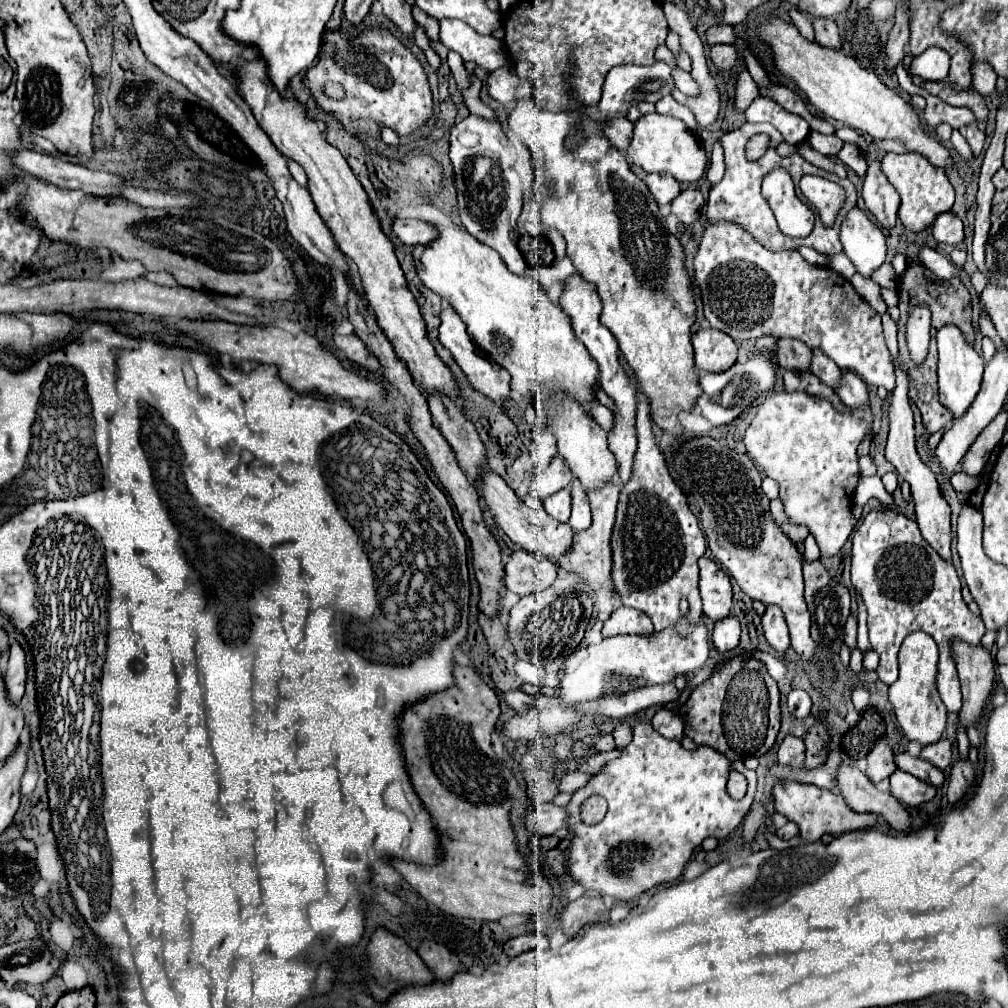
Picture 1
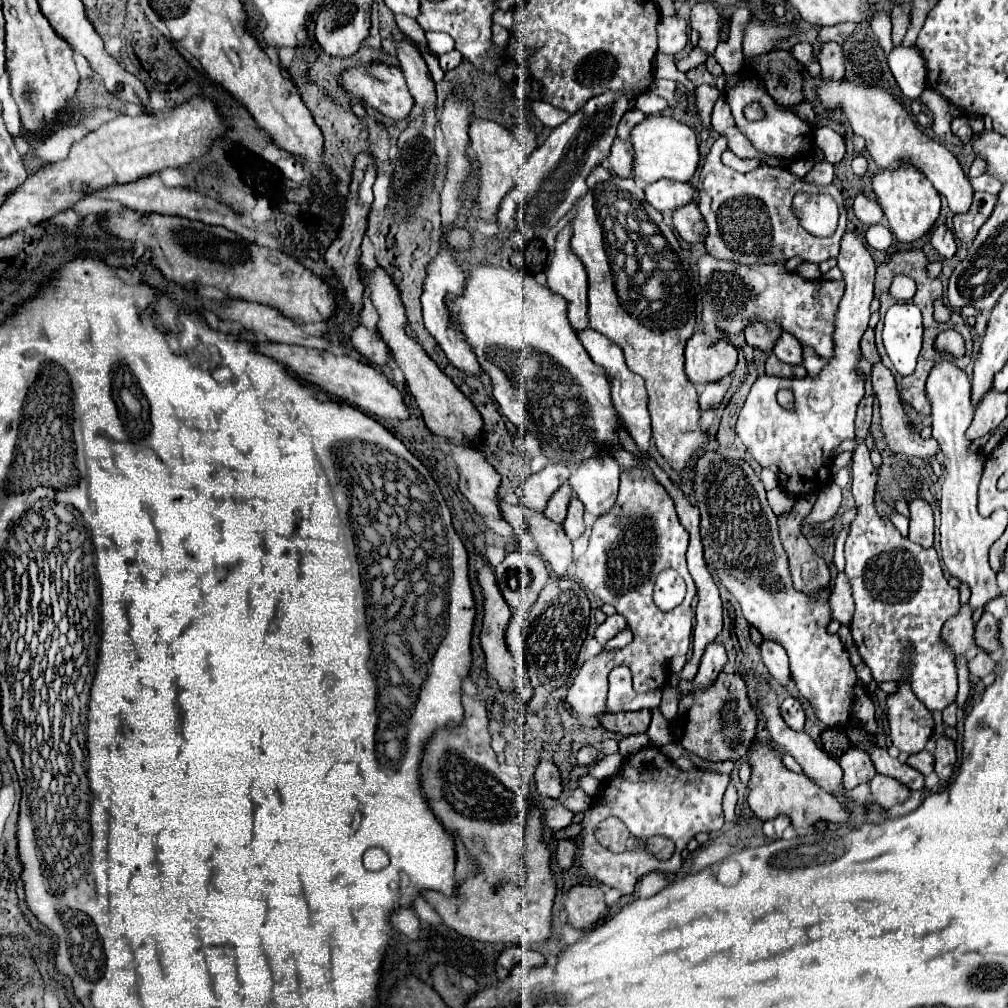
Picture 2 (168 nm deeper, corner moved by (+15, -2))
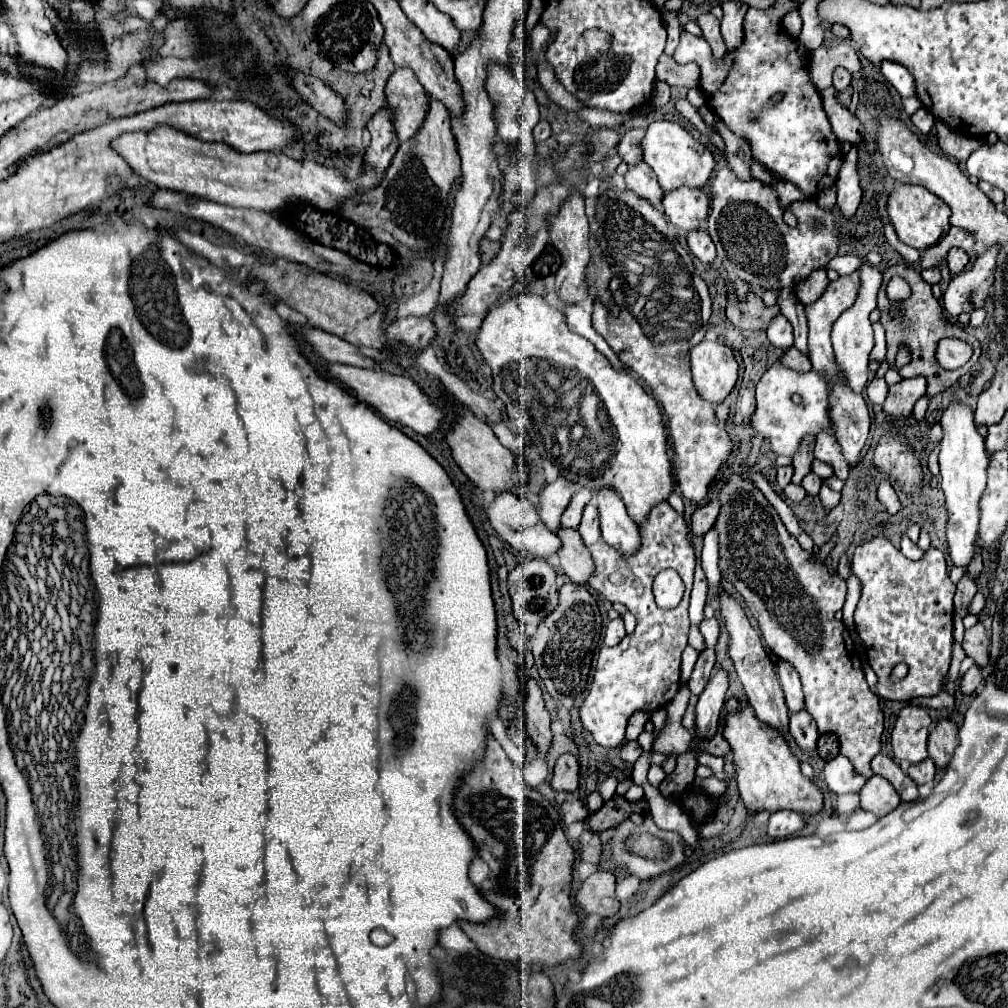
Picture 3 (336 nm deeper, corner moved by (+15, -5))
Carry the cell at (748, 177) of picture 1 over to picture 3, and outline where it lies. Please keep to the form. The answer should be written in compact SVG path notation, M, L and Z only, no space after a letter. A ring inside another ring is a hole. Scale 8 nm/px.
M720 167L714 171L712 179L708 181L708 187L712 195L712 205L706 225L716 245L718 257L722 259L722 269L728 273L730 279L738 277L760 289L780 287L778 305L784 317L794 327L794 347L800 353L808 355L808 327L804 317L804 305L794 299L792 285L806 279L810 271L822 269L838 253L840 231L834 211L822 209L814 199L794 201L788 205L788 211L798 217L798 225L790 227L784 223L786 209L782 209L776 189L768 183L762 183L760 179L742 181L734 175L730 167ZM814 221L824 223L824 229L814 231Z

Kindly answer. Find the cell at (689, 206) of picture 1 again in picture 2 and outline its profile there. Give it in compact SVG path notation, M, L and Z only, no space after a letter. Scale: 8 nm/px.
M694 202L682 206L674 212L674 228L678 230L680 238L688 244L704 242L704 234L708 234L706 222Z

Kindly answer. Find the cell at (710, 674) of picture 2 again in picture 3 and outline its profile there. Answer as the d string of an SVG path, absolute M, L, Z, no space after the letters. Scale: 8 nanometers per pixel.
M724 669L712 673L708 685L698 697L696 705L696 729L702 737L712 737L716 731L716 721L720 717L720 709L726 701L728 691L728 673Z

